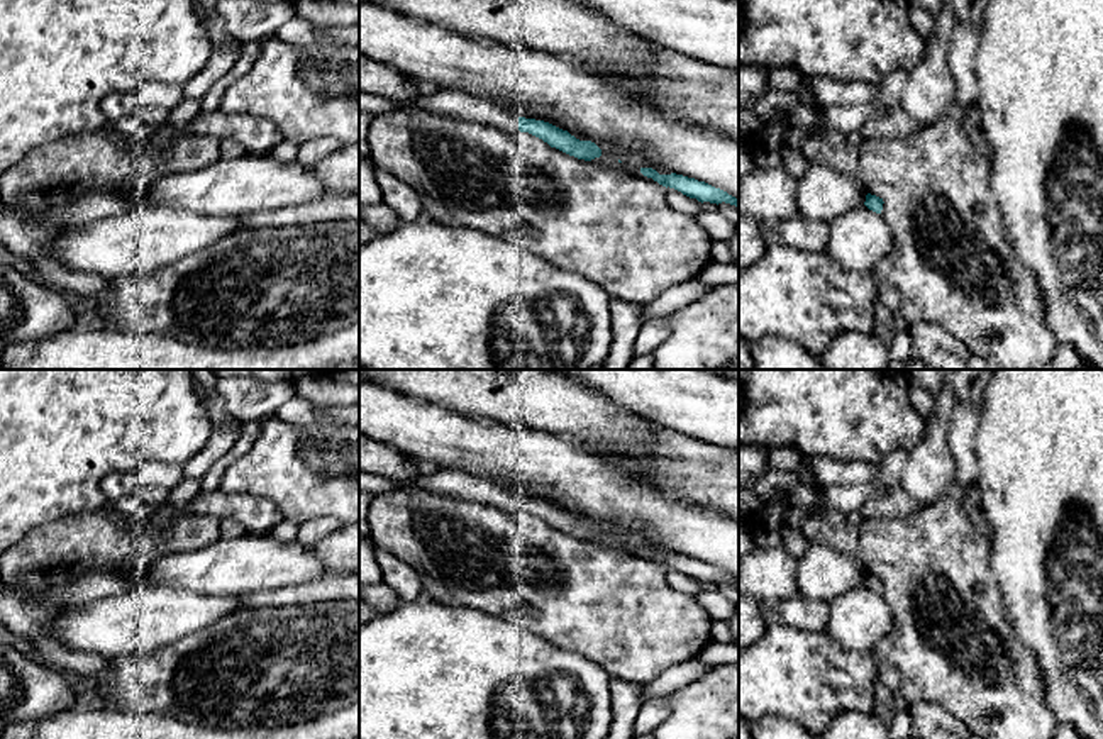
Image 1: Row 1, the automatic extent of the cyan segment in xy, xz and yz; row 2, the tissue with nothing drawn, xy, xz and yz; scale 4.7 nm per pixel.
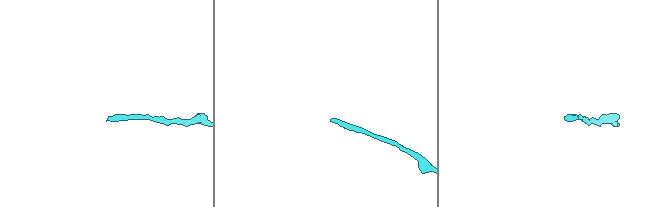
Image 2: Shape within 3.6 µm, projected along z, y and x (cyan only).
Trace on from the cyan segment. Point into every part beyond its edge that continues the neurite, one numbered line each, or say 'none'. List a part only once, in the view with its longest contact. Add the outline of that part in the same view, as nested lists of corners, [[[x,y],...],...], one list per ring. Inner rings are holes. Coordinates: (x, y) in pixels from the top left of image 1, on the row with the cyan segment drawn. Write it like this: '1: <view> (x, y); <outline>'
1: xz (456, 104); [[[441,88],[434,95],[417,95],[415,98],[403,102],[359,90],[359,112],[369,112],[374,115],[386,110],[400,110],[410,107],[432,114],[444,114],[463,120],[486,124],[508,134],[520,132],[518,117],[513,115],[510,110],[463,92]]]

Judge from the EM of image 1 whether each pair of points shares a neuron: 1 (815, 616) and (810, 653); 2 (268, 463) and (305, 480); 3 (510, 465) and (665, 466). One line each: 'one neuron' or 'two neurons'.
1: two neurons
2: one neuron
3: two neurons

